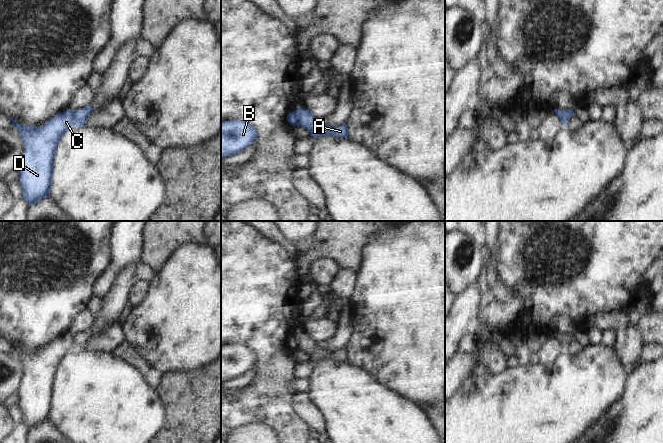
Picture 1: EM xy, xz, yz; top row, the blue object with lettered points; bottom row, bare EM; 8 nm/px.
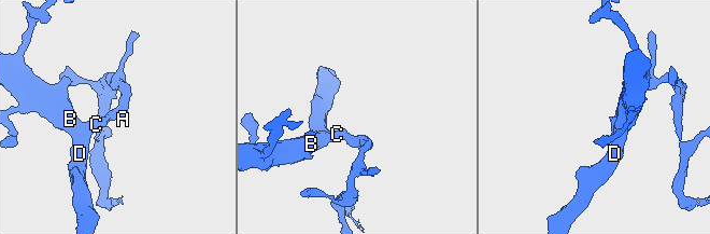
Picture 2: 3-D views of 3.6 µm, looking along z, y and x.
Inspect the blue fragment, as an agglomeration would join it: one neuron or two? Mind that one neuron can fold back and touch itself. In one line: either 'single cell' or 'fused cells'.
fused cells

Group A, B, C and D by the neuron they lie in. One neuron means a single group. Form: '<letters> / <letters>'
A / B C D

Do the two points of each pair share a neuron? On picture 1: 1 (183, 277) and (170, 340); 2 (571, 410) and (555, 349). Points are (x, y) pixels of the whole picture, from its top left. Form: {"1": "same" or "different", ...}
{"1": "same", "2": "different"}

